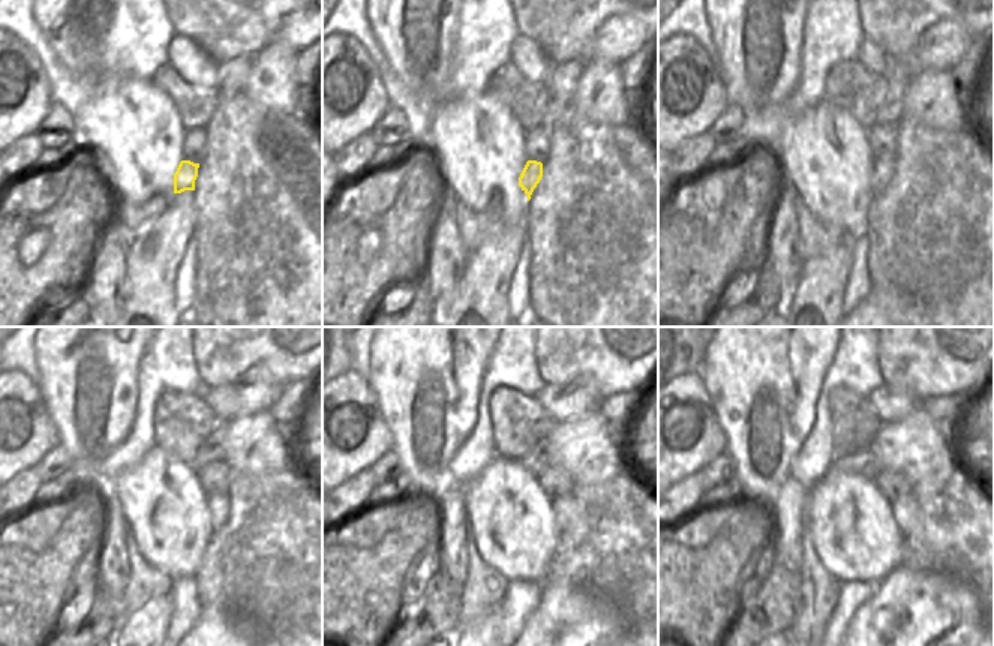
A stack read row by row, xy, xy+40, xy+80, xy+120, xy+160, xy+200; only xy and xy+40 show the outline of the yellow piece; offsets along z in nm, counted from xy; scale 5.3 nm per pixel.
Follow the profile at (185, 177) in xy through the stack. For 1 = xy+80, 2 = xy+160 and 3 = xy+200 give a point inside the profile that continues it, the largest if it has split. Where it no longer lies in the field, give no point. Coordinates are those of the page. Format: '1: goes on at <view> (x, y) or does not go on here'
1: goes on at xy+80 (883, 167)
2: goes on at xy+160 (564, 507)
3: goes on at xy+200 (904, 510)

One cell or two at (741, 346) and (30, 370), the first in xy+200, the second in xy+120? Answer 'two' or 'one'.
two

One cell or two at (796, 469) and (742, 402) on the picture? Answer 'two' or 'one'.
two

